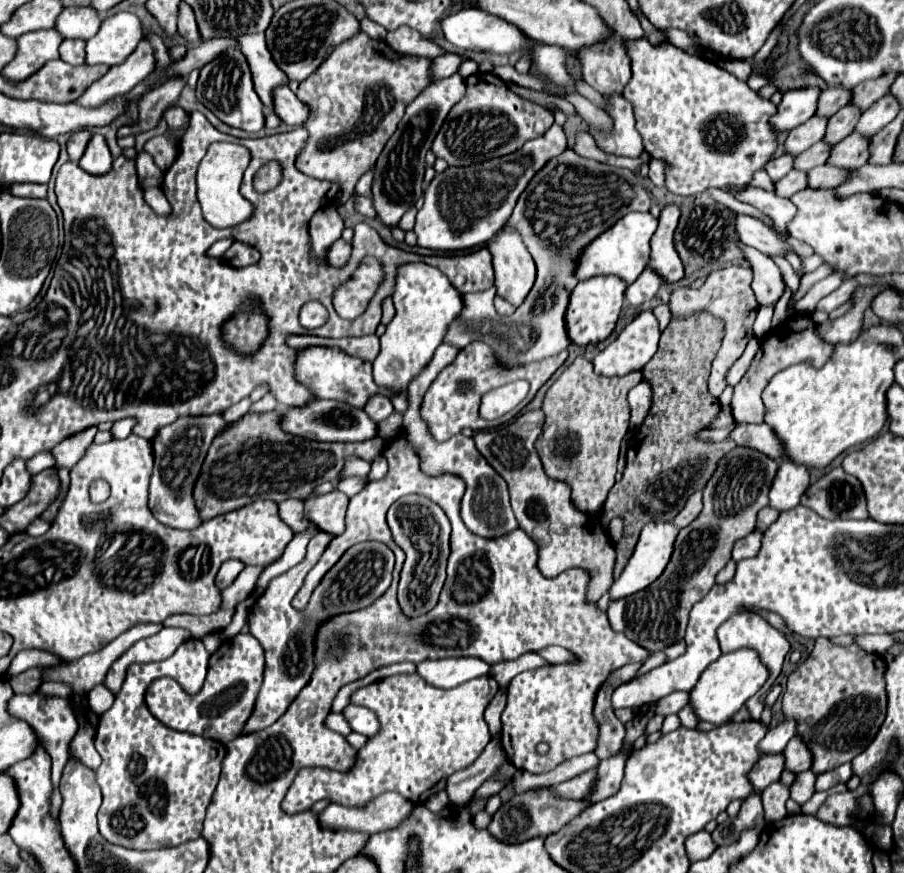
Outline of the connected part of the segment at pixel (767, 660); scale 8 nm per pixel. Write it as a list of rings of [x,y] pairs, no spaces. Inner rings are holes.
[[[742,614],[742,616],[732,616],[730,620],[726,620],[726,624],[722,624],[722,628],[718,628],[718,640],[720,640],[720,650],[722,650],[722,654],[728,654],[728,652],[734,652],[734,650],[740,650],[740,648],[752,648],[752,650],[758,652],[758,658],[760,658],[762,664],[768,668],[770,676],[766,684],[745,704],[750,712],[750,718],[752,720],[760,720],[764,710],[764,704],[759,701],[759,697],[765,691],[769,691],[774,685],[778,674],[780,674],[784,656],[786,656],[788,650],[790,650],[790,644],[788,644],[788,640],[786,640],[786,636],[784,636],[780,630],[772,628],[762,616],[758,616],[758,614]]]

